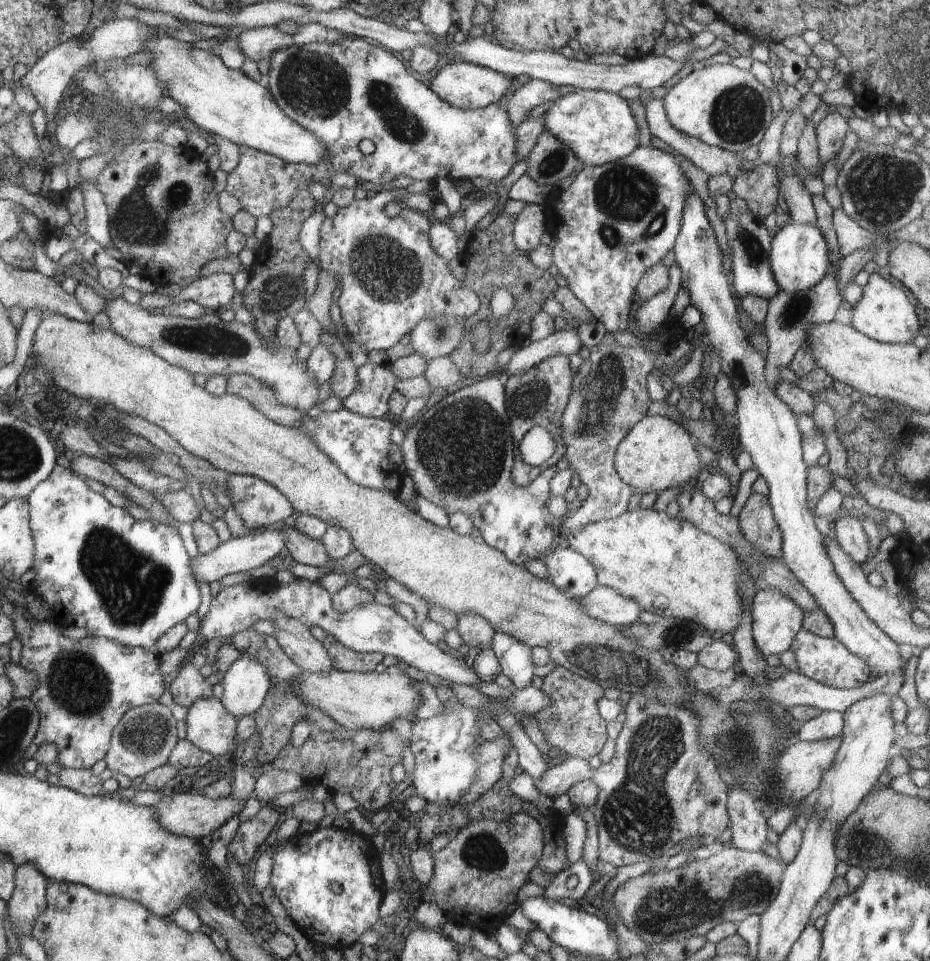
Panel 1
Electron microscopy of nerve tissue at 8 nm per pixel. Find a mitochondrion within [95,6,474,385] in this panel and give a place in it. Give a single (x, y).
(143, 217)

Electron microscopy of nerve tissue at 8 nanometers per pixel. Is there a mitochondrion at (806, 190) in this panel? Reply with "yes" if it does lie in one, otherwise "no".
no

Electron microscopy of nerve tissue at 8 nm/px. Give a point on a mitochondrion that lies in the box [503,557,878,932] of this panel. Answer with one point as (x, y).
(636, 816)

